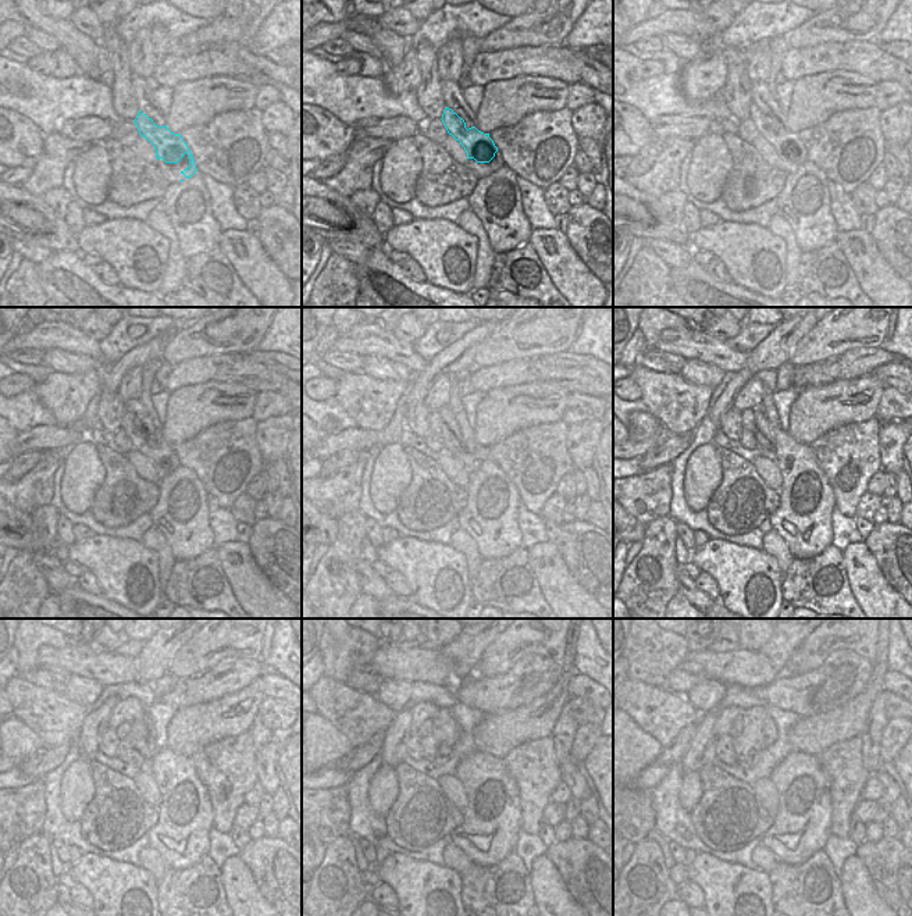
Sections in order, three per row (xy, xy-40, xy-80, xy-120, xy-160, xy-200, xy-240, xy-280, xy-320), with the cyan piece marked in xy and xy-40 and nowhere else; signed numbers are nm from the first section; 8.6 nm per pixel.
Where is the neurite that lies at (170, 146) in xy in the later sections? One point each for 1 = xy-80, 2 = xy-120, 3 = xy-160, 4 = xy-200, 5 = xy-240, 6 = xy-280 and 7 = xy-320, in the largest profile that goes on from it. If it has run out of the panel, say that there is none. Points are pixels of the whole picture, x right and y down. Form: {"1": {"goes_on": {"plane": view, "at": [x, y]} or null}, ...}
{"1": {"goes_on": {"plane": "xy-80", "at": [787, 143]}}, "2": {"goes_on": {"plane": "xy-120", "at": [164, 456]}}, "3": {"goes_on": {"plane": "xy-160", "at": [453, 445]}}, "4": {"goes_on": {"plane": "xy-200", "at": [763, 445]}}, "5": {"goes_on": {"plane": "xy-240", "at": [123, 730]}}, "6": {"goes_on": {"plane": "xy-280", "at": [426, 729]}}, "7": {"goes_on": {"plane": "xy-320", "at": [736, 730]}}}

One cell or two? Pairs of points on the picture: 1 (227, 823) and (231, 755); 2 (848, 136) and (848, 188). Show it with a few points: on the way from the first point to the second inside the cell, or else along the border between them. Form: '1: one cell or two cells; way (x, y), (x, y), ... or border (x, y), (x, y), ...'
1: one cell; way (225, 806), (234, 791), (231, 772)
2: one cell; way (832, 138), (829, 141), (836, 153), (837, 171)

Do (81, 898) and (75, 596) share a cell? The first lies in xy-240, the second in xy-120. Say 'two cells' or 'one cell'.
two cells

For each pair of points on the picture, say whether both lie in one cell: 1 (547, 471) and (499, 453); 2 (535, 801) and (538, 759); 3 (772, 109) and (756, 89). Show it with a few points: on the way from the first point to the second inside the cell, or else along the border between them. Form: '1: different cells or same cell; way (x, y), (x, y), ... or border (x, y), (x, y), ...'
1: same cell; way (535, 466), (530, 466), (519, 456), (510, 455)
2: same cell; way (535, 791), (535, 769)
3: same cell; way (769, 104), (759, 93)

